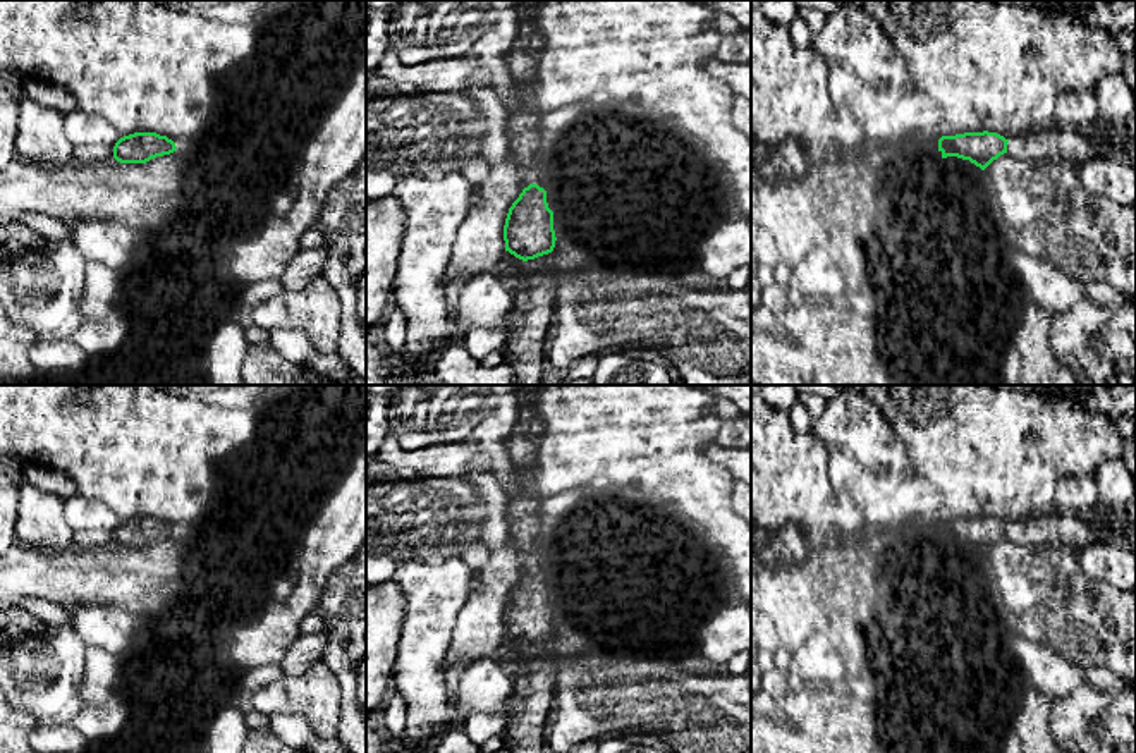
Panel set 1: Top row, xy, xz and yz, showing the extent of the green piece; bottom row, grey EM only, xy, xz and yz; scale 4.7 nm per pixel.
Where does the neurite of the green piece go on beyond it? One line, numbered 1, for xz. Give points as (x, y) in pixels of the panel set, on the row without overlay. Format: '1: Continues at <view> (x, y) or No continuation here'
1: Continues at xz (535, 674)

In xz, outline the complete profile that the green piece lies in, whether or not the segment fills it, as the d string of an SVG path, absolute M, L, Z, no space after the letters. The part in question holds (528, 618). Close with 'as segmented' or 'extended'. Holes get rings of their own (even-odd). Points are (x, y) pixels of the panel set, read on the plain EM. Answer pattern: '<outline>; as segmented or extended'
M529 569L512 588L504 626L505 636L524 646L522 658L509 665L514 695L504 743L512 753L547 753L559 660L536 645L552 638L557 626L543 572Z; extended

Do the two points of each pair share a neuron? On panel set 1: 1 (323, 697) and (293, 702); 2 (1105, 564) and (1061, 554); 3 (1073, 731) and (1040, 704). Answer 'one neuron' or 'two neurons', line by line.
1: one neuron
2: two neurons
3: two neurons

